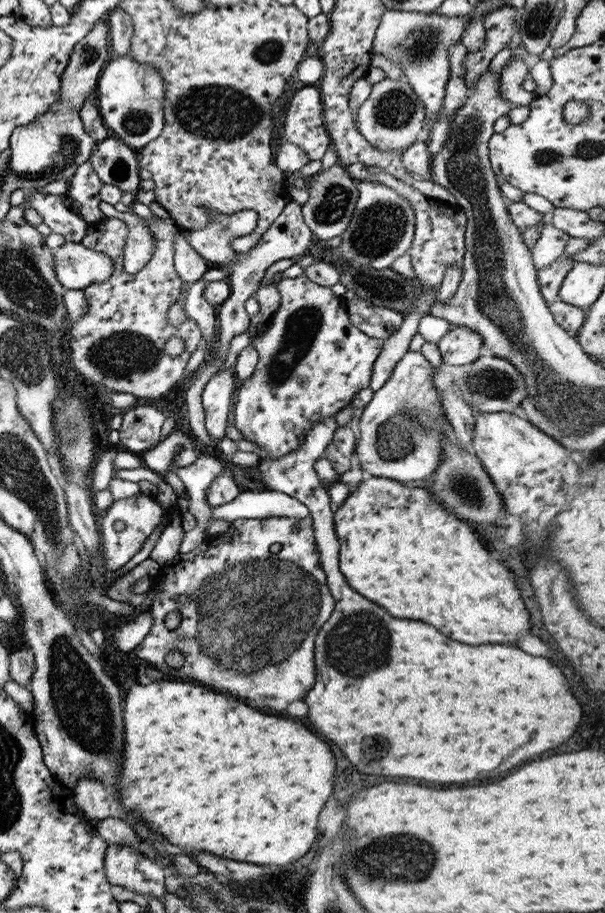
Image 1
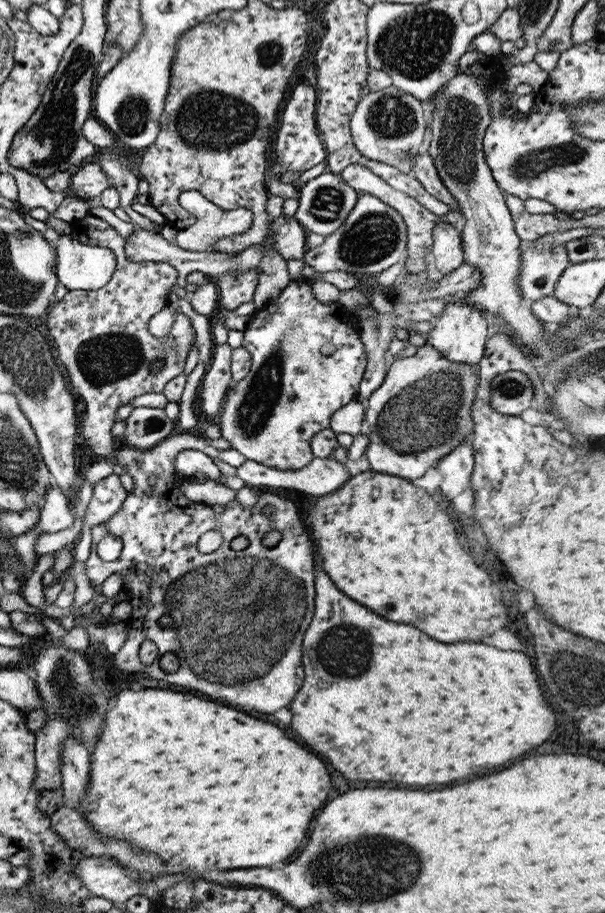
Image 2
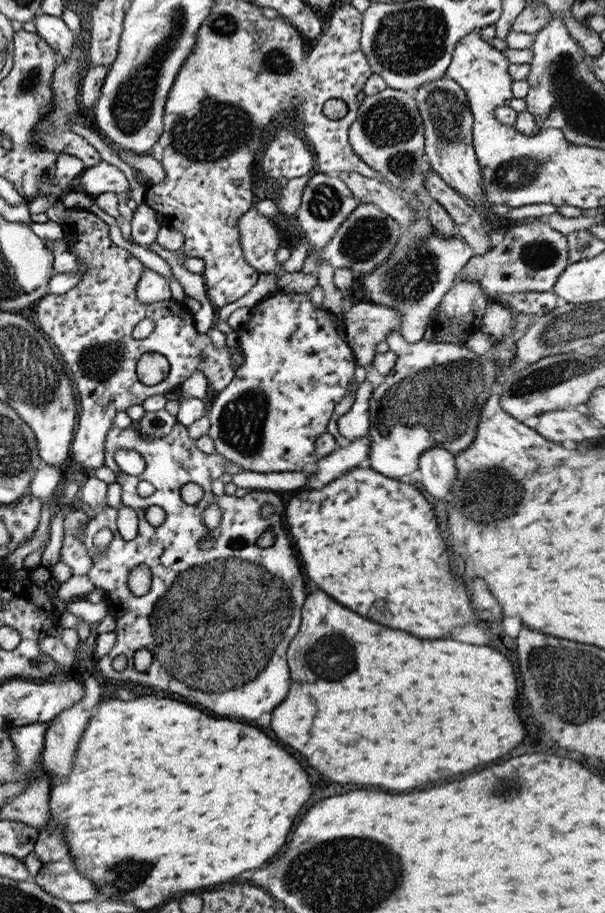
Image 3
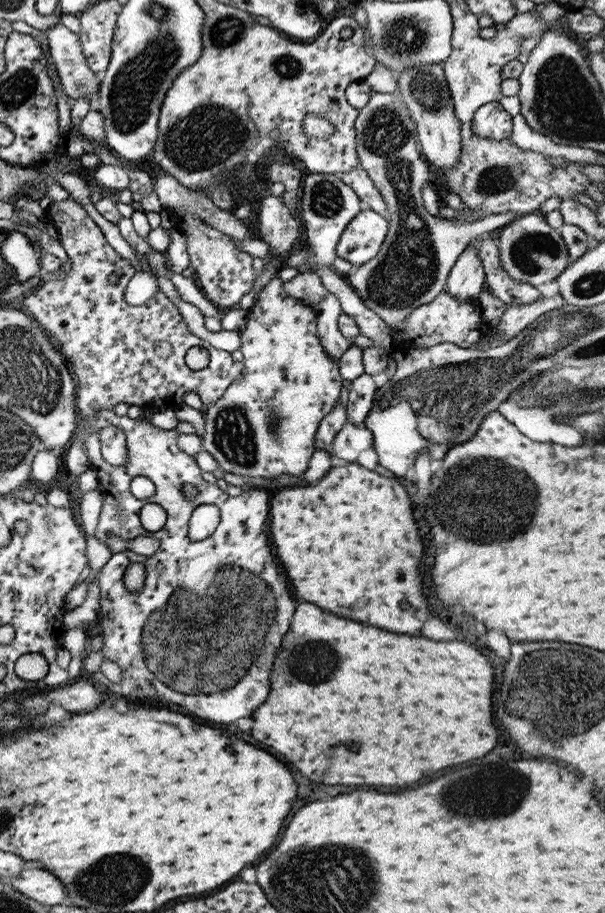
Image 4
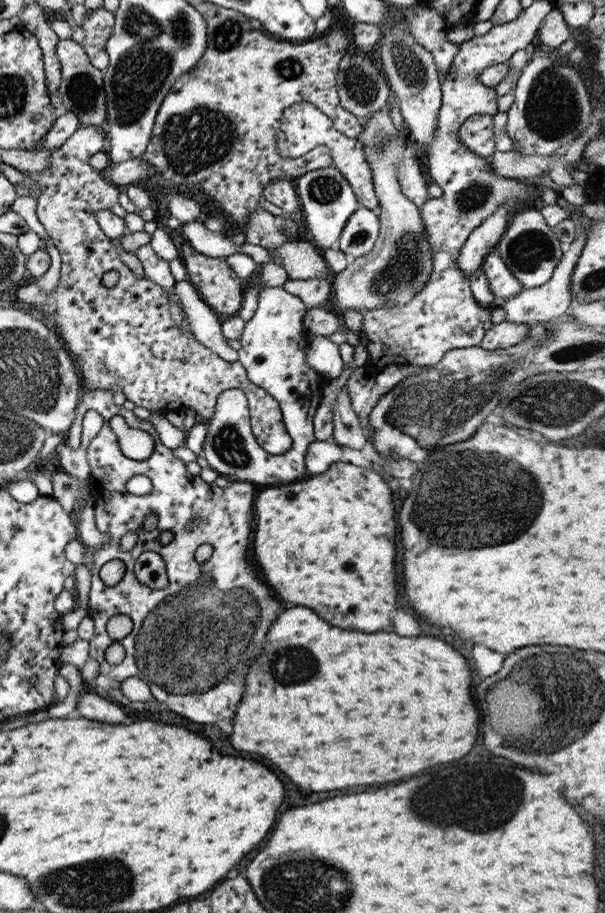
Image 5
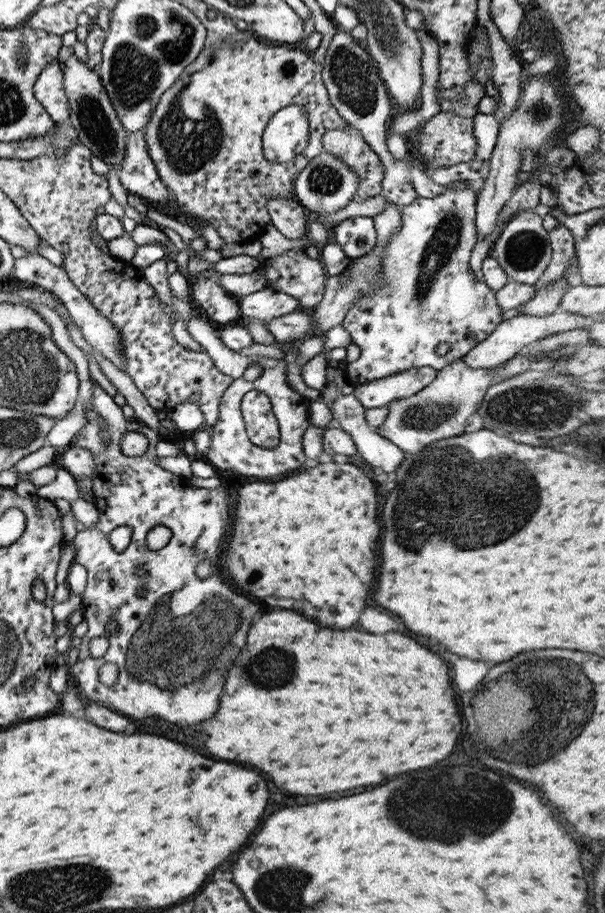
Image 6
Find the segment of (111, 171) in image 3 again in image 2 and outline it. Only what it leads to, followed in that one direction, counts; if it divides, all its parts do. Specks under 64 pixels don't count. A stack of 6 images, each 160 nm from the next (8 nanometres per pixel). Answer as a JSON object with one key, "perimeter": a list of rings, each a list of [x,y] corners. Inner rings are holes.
{"perimeter":[[[86,161],[72,170],[71,188],[75,198],[94,203],[107,187],[108,180],[96,162]]]}

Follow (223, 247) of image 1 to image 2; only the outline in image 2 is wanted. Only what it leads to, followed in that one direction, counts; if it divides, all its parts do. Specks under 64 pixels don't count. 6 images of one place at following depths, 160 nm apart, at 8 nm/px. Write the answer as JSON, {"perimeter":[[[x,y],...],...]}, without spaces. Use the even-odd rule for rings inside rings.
{"perimeter":[[[187,191],[183,192],[178,197],[178,204],[187,212],[196,217],[194,224],[194,231],[191,233],[180,234],[174,238],[174,244],[179,248],[188,251],[197,252],[211,252],[213,253],[214,247],[219,245],[220,239],[230,238],[234,234],[245,232],[252,223],[252,212],[245,210],[245,208],[237,208],[223,212],[207,202],[199,192]]]}

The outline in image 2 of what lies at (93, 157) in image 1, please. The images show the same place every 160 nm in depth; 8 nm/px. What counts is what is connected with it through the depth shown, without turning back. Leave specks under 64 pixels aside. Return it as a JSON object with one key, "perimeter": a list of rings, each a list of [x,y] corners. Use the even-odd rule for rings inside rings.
{"perimeter":[[[101,150],[94,156],[94,162],[99,165],[101,172],[105,173],[109,187],[116,190],[119,198],[118,208],[124,209],[135,202],[139,179],[125,169],[121,157],[121,153]]]}

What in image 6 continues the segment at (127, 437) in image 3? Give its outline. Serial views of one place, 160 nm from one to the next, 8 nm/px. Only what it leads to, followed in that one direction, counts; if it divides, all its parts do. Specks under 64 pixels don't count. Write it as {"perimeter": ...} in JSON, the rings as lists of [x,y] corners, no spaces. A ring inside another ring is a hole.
{"perimeter":[[[91,381],[92,395],[88,404],[83,405],[87,424],[85,429],[82,428],[75,435],[75,446],[86,448],[93,457],[94,469],[90,474],[93,496],[91,503],[97,509],[98,519],[92,527],[77,531],[73,539],[72,563],[81,564],[87,572],[80,610],[88,629],[80,638],[76,662],[71,666],[67,665],[69,683],[74,686],[84,702],[105,705],[127,718],[161,718],[177,726],[197,724],[201,720],[211,718],[217,712],[227,666],[237,656],[237,650],[245,644],[249,618],[255,618],[261,608],[255,600],[249,602],[247,596],[237,594],[229,584],[225,584],[225,580],[221,580],[219,574],[205,576],[205,580],[199,580],[194,572],[198,562],[207,560],[213,565],[221,553],[223,532],[227,536],[229,530],[235,490],[224,484],[214,489],[194,487],[187,478],[159,467],[155,461],[157,460],[155,444],[161,440],[161,435],[145,424],[127,421],[120,407],[113,401],[113,397],[107,395],[95,381]],[[100,422],[104,422],[106,428],[106,442],[100,435]],[[129,431],[140,432],[148,438],[147,448],[141,456],[121,454],[119,441],[123,433]],[[159,525],[170,528],[171,537],[163,549],[147,550],[145,535],[151,528]],[[118,529],[128,529],[132,532],[129,545],[121,553],[113,552],[107,541],[107,534]],[[140,590],[145,590],[143,598],[137,598],[137,592]],[[109,620],[115,620],[119,626],[116,632],[105,634],[103,624]],[[99,636],[108,639],[108,647],[103,656],[95,659],[89,656],[88,642]],[[105,662],[113,662],[118,668],[117,679],[111,686],[105,686],[98,680],[97,671]]]}

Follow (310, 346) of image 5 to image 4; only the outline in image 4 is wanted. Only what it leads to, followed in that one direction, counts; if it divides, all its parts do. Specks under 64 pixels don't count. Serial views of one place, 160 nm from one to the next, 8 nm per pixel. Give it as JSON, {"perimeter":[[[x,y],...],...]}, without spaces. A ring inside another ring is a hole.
{"perimeter":[[[327,293],[313,309],[316,314],[316,335],[319,344],[323,348],[323,352],[330,356],[330,359],[337,361],[351,346],[337,328],[337,319],[342,313],[340,302],[334,294]]]}

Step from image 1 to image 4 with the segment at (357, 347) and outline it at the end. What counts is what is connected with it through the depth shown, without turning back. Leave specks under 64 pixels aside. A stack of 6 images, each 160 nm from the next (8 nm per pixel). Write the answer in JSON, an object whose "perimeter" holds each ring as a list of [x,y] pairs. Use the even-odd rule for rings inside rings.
{"perimeter":[[[277,276],[273,278],[260,289],[258,299],[248,310],[246,316],[245,326],[239,331],[240,348],[243,372],[239,378],[236,378],[229,386],[223,391],[223,394],[212,404],[209,405],[203,414],[203,432],[201,436],[202,450],[208,452],[217,462],[219,468],[226,473],[237,474],[237,476],[244,476],[254,479],[272,479],[280,475],[286,474],[289,478],[300,478],[300,474],[305,472],[307,468],[310,456],[316,449],[314,447],[315,434],[318,430],[320,420],[324,416],[328,416],[334,408],[334,404],[338,402],[338,399],[344,396],[344,389],[341,386],[342,378],[338,371],[338,361],[330,359],[330,356],[323,352],[323,348],[320,346],[318,336],[316,335],[316,314],[313,307],[304,305],[300,300],[297,300],[289,296],[285,290],[283,290],[282,282]],[[270,422],[276,422],[276,427],[270,429],[268,424]]]}

